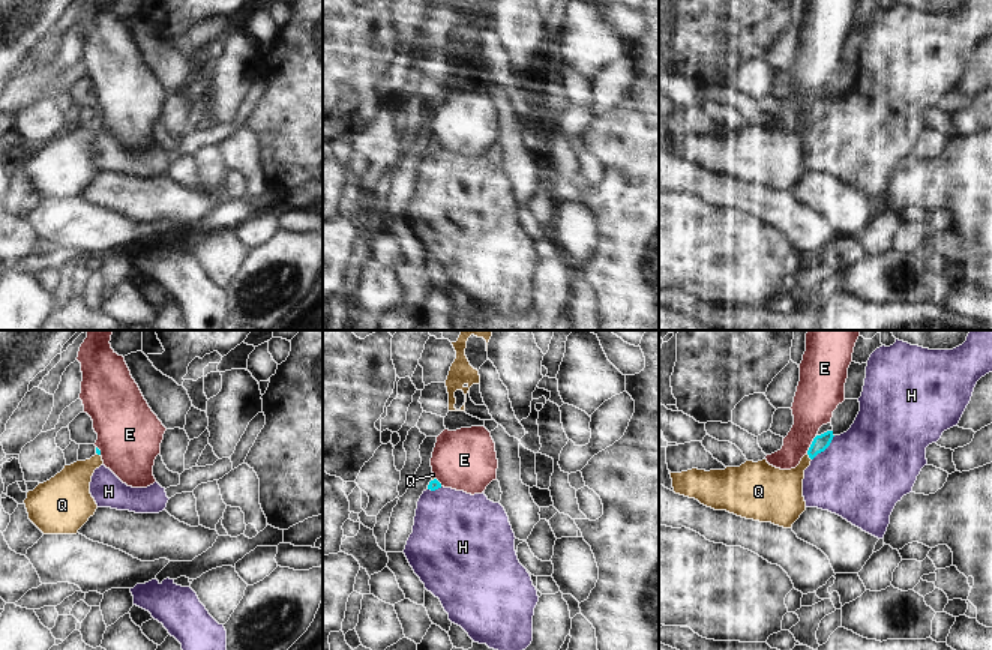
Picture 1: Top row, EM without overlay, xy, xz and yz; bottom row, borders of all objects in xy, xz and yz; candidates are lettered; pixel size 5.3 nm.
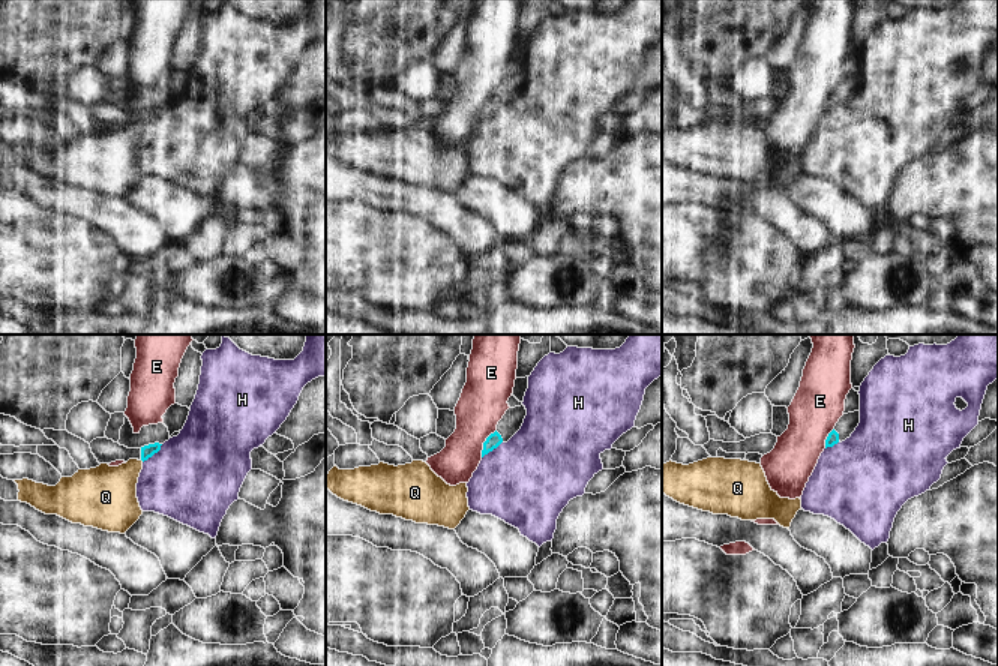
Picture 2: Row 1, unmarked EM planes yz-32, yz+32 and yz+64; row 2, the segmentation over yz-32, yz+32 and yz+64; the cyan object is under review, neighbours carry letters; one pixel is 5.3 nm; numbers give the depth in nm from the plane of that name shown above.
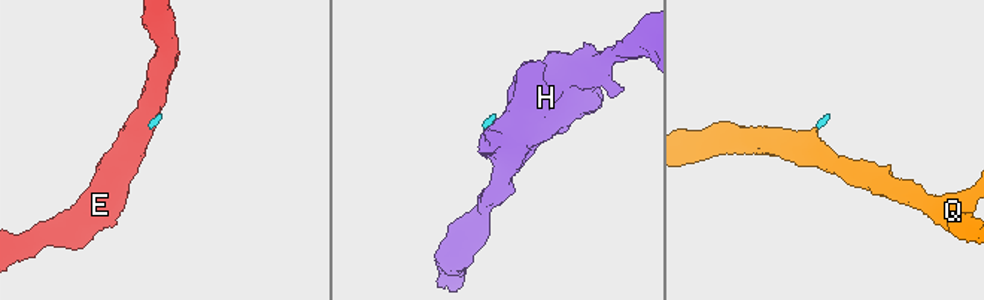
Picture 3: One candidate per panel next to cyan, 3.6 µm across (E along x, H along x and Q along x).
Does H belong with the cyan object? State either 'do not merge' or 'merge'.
do not merge

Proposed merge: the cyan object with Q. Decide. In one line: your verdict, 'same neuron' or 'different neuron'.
same neuron

